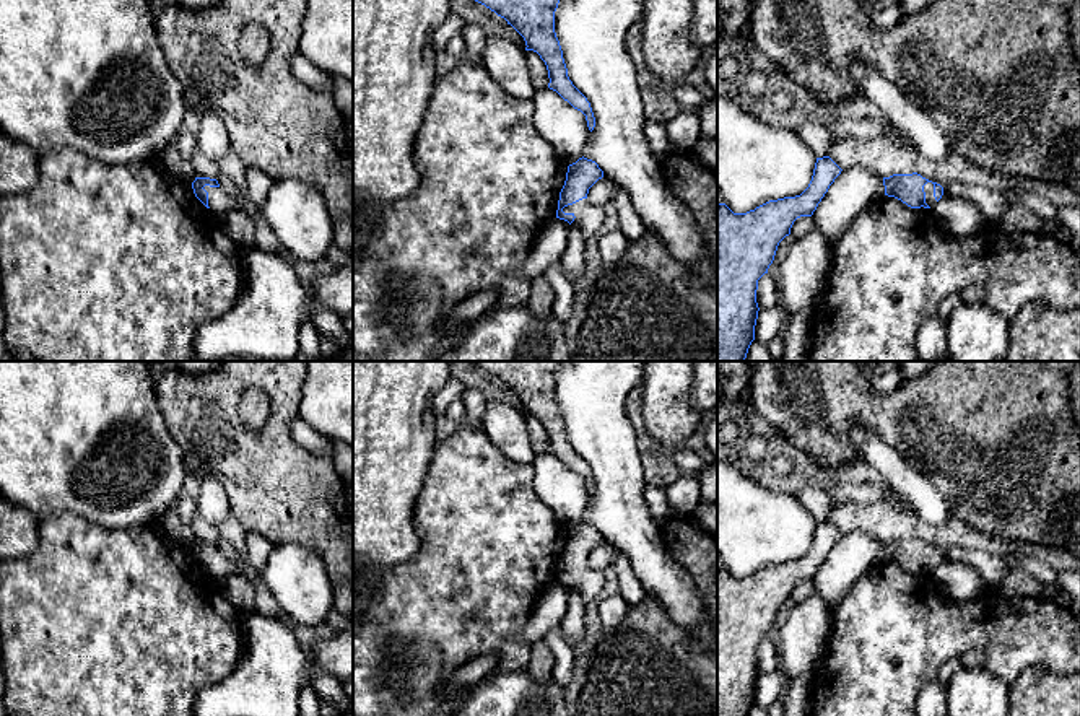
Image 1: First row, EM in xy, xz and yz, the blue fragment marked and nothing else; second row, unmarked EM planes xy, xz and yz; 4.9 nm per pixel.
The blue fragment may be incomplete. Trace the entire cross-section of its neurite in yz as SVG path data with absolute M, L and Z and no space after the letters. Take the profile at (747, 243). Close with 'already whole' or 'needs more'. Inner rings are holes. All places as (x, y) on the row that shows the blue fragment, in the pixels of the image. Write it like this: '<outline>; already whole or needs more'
M830 156L817 158L812 181L800 195L769 200L747 213L734 213L725 203L717 205L717 361L745 361L760 311L758 280L768 273L794 221L813 215L841 171Z; already whole

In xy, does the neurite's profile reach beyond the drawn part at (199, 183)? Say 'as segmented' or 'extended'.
extended

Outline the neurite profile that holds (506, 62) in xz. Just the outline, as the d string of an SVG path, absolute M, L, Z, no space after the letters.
M491 34L486 37L478 60L485 65L493 80L511 96L533 99L537 90L532 85L524 49L501 36Z

